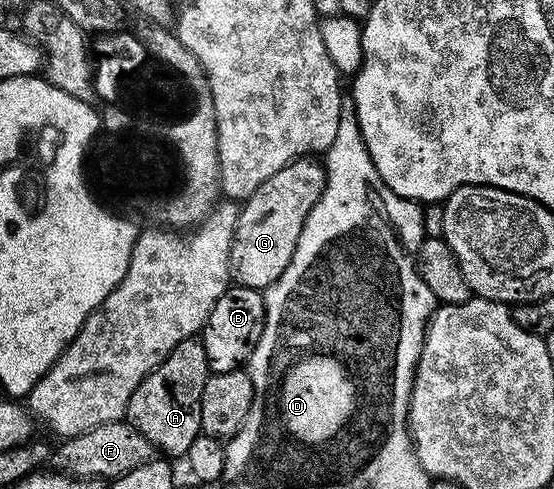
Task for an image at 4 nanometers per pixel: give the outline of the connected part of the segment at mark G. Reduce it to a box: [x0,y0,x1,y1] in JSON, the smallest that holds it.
[228,156,324,290]

